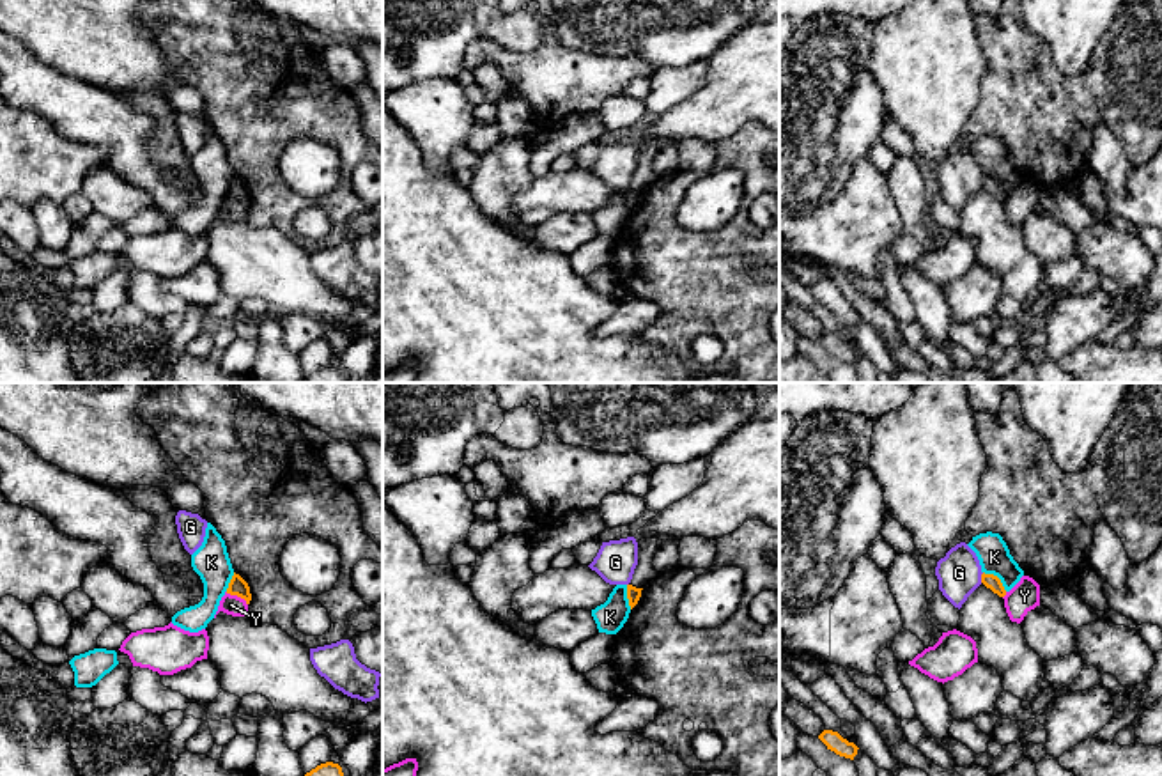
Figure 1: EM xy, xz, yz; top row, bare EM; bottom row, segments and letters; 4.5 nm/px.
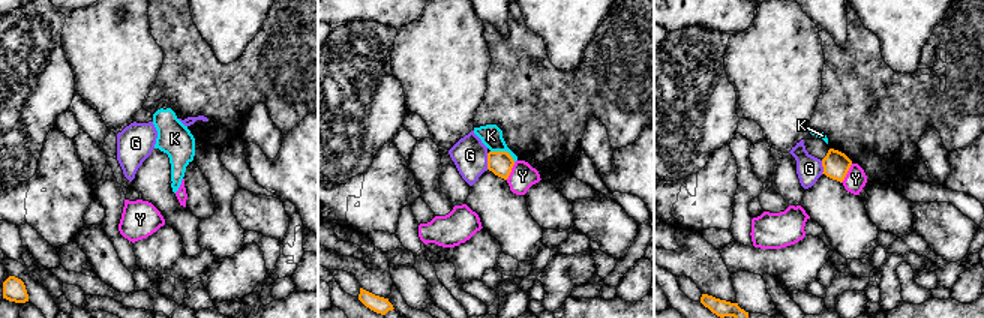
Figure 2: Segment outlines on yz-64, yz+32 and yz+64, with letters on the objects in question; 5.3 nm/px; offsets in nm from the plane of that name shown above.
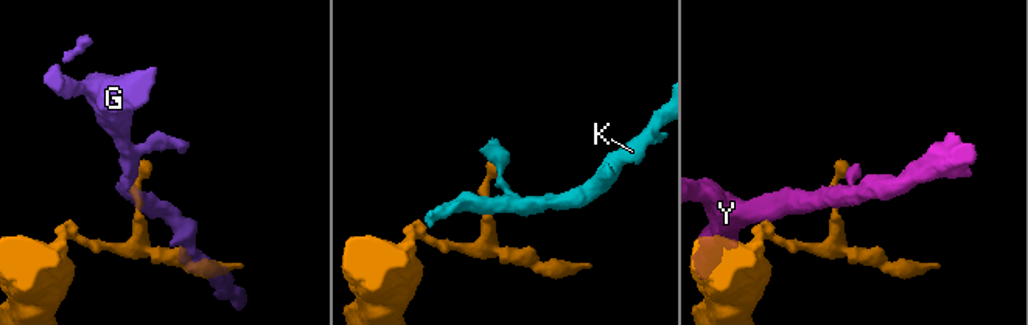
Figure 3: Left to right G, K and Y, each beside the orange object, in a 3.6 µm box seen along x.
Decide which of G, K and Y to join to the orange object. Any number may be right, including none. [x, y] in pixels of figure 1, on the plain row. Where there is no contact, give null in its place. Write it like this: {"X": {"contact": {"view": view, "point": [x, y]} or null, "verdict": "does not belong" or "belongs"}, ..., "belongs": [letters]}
{"G": {"contact": {"view": "yz", "point": [982, 181]}, "verdict": "does not belong"}, "K": {"contact": {"view": "yz", "point": [998, 181]}, "verdict": "does not belong"}, "Y": {"contact": {"view": "xy", "point": [238, 199]}, "verdict": "does not belong"}, "belongs": []}

